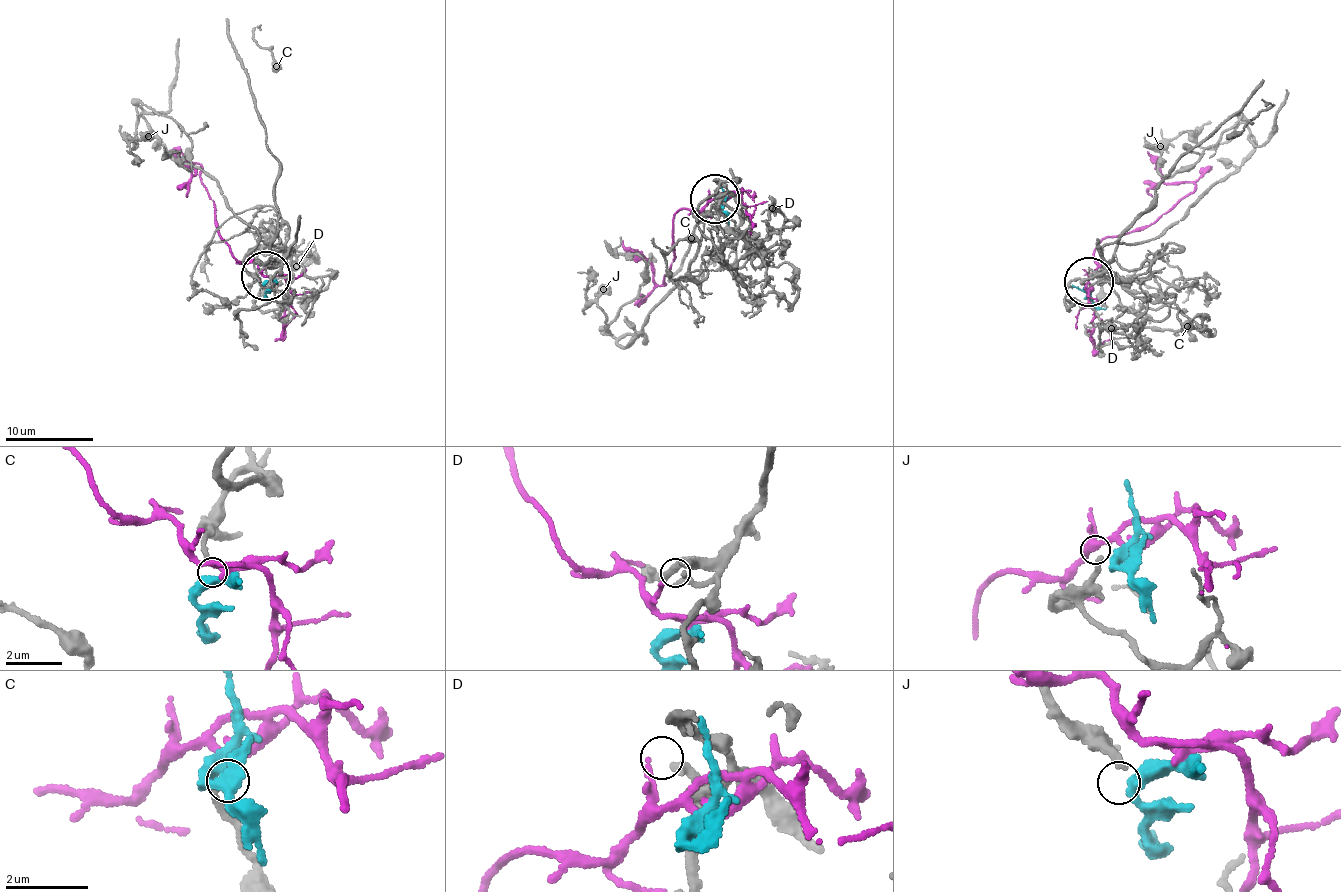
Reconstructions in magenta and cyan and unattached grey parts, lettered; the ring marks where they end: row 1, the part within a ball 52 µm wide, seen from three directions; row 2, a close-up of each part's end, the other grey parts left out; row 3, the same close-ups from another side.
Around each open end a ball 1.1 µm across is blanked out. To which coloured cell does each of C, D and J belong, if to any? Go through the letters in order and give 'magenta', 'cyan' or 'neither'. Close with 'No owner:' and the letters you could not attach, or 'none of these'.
C: cyan
D: magenta
J: neither
No owner: J

